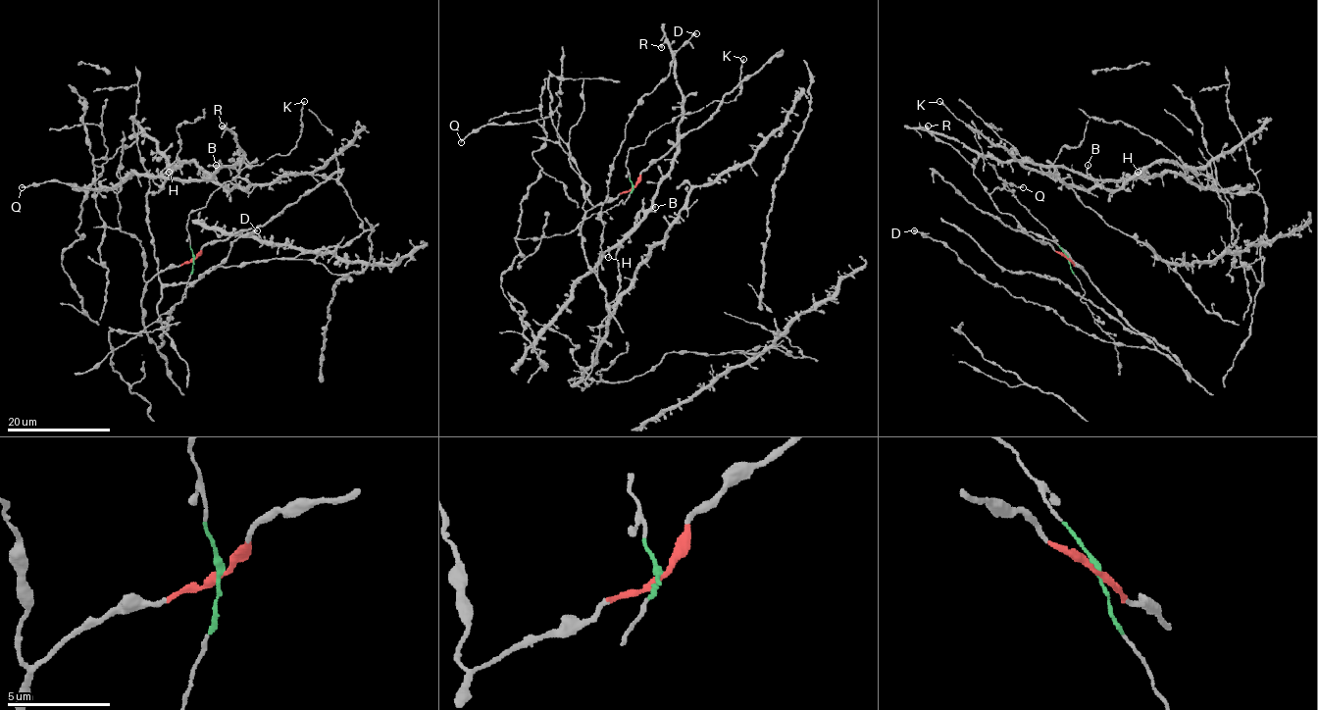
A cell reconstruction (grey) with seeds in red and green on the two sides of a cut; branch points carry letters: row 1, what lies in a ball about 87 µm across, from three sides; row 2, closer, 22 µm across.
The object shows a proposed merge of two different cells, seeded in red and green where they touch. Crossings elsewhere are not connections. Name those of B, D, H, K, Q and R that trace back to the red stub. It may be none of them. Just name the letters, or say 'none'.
D, Q

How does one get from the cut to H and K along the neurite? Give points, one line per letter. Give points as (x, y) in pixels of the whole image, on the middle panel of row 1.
H: (633, 186), (626, 166), (628, 151), (685, 114), (674, 167), (659, 185), (651, 210), (609, 258)
K: (633, 186), (626, 166), (628, 151), (683, 114), (699, 111), (715, 101), (732, 101), (740, 90), (743, 58)

